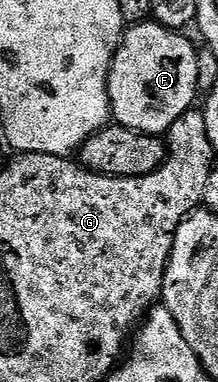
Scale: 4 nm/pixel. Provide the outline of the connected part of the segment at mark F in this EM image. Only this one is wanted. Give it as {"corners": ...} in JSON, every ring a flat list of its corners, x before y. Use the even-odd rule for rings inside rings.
{"corners":[[155,21,129,26,108,74,111,118,126,129,163,136,182,113,193,110,200,72,202,65,196,47,184,33]]}

